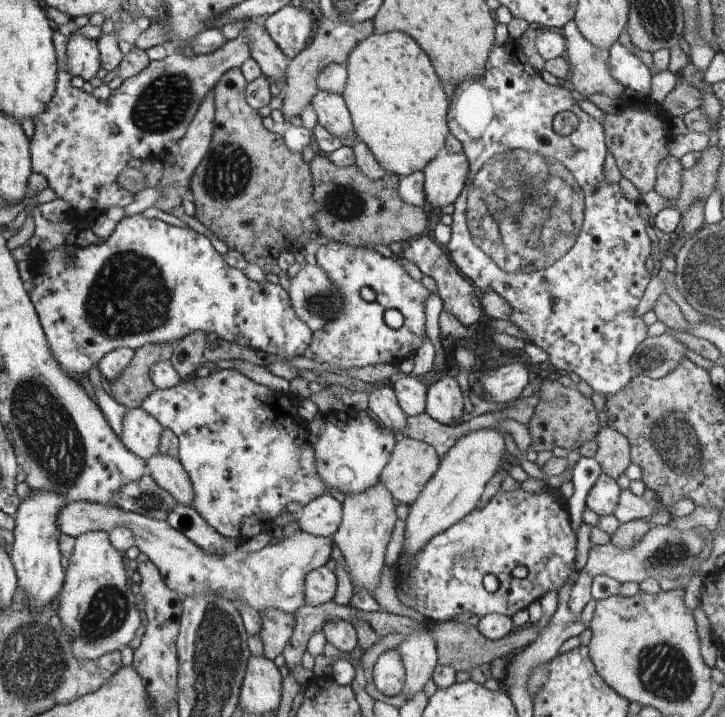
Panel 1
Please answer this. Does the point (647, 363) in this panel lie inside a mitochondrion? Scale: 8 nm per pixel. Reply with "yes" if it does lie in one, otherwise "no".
yes

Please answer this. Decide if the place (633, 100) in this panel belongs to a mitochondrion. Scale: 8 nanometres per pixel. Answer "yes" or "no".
no

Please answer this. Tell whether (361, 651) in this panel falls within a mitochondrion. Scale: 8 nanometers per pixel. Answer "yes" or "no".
no

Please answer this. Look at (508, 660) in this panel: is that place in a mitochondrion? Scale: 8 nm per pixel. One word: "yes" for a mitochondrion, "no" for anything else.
no

